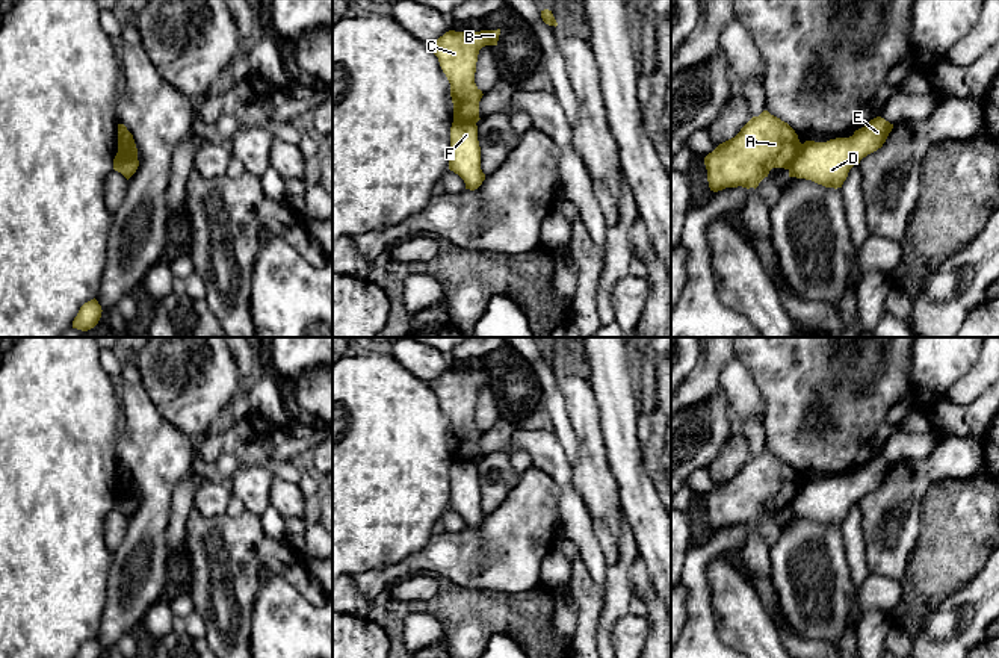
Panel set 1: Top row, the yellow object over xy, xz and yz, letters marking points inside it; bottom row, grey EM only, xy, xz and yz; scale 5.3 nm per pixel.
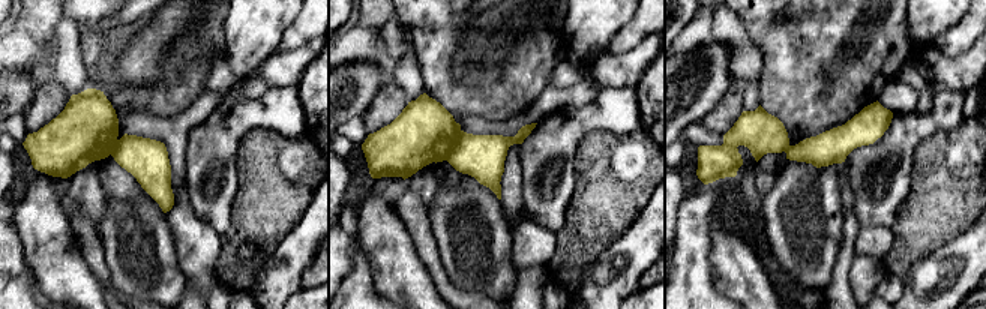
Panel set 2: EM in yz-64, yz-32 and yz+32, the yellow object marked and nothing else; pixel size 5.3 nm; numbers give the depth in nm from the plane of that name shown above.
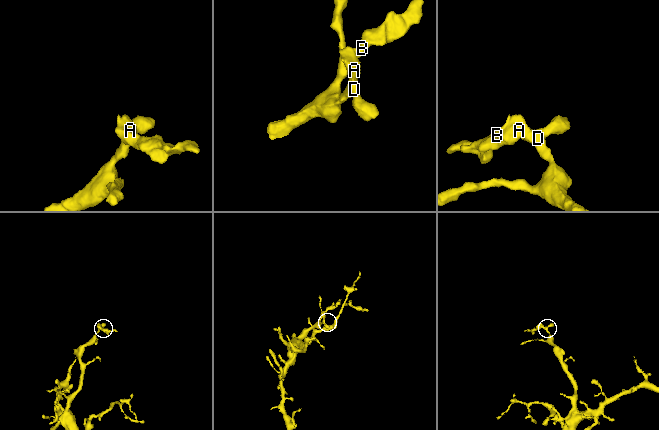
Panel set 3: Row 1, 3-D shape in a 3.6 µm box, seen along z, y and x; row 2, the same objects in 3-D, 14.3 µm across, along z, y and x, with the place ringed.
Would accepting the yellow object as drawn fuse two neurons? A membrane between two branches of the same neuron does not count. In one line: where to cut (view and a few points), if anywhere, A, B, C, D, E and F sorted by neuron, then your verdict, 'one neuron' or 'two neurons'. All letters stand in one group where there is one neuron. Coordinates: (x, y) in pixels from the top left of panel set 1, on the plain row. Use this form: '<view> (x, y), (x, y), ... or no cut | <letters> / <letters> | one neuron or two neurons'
yz (801, 483), (788, 507) | A B C / D E F | two neurons

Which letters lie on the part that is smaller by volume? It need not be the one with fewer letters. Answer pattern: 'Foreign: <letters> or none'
Foreign: A, B, C

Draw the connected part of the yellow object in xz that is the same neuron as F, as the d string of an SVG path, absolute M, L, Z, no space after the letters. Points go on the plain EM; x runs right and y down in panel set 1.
M453 458L450 466L449 508L458 513L465 528L475 529L485 519L481 508L481 486L476 461Z

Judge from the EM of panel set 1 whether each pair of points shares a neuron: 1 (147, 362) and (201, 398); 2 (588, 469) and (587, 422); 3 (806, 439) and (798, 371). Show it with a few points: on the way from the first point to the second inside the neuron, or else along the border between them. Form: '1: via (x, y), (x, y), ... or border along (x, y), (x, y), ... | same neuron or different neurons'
1: via (160, 362), (165, 362), (188, 384) | same neuron
2: via (588, 457), (588, 434) | same neuron
3: via (806, 422), (806, 387) | same neuron

